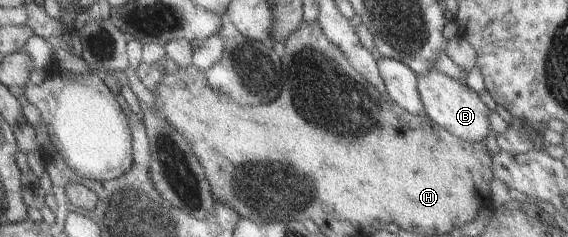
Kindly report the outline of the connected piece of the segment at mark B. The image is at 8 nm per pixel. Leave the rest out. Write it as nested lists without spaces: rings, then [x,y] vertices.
[[[433,67],[421,77],[416,77],[415,89],[422,111],[434,125],[443,127],[444,131],[454,137],[461,137],[470,143],[485,140],[491,129],[487,118],[489,110],[467,85],[462,85],[457,79],[443,75]]]

